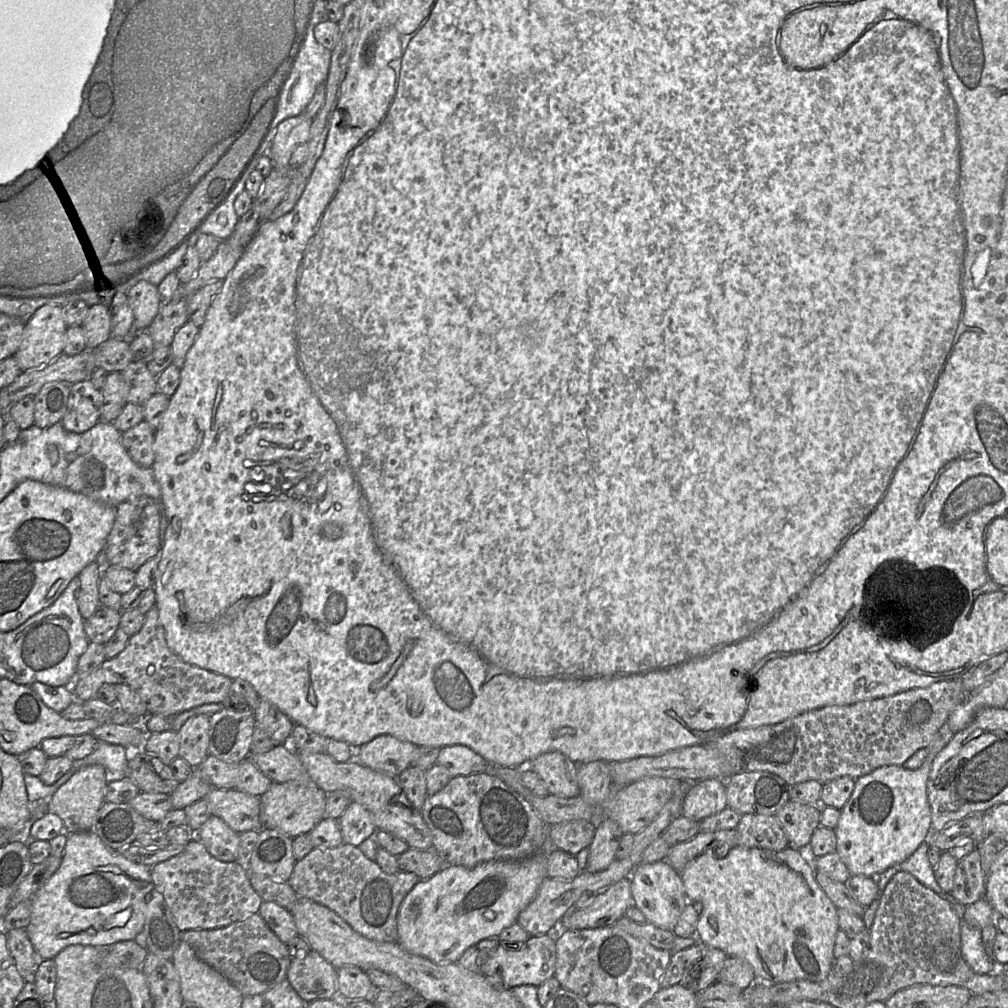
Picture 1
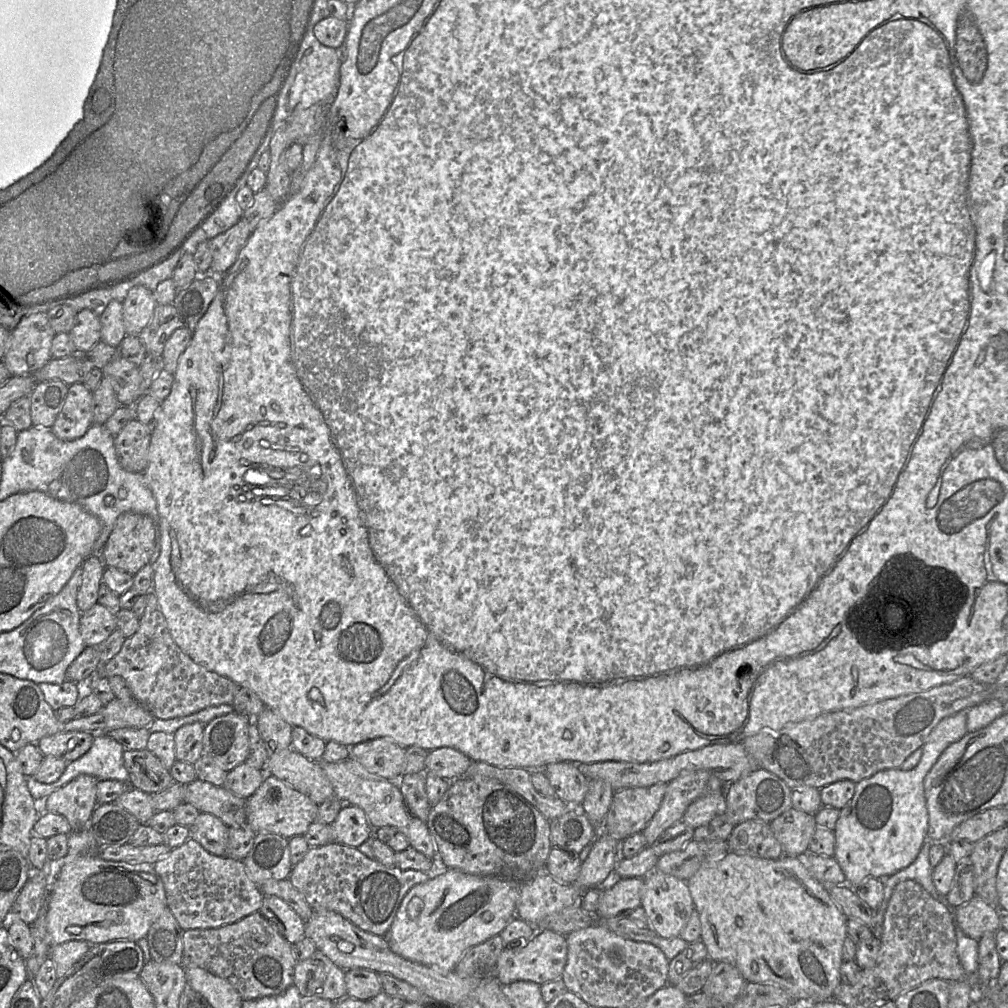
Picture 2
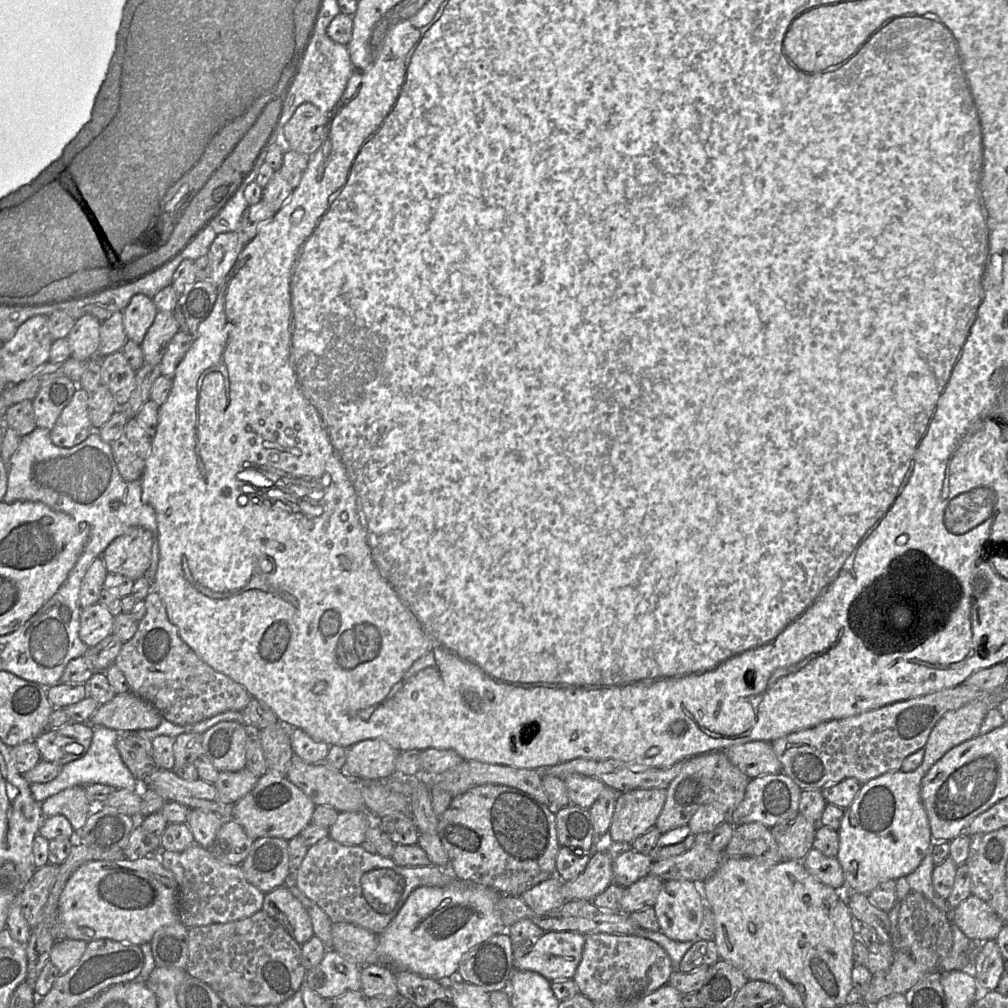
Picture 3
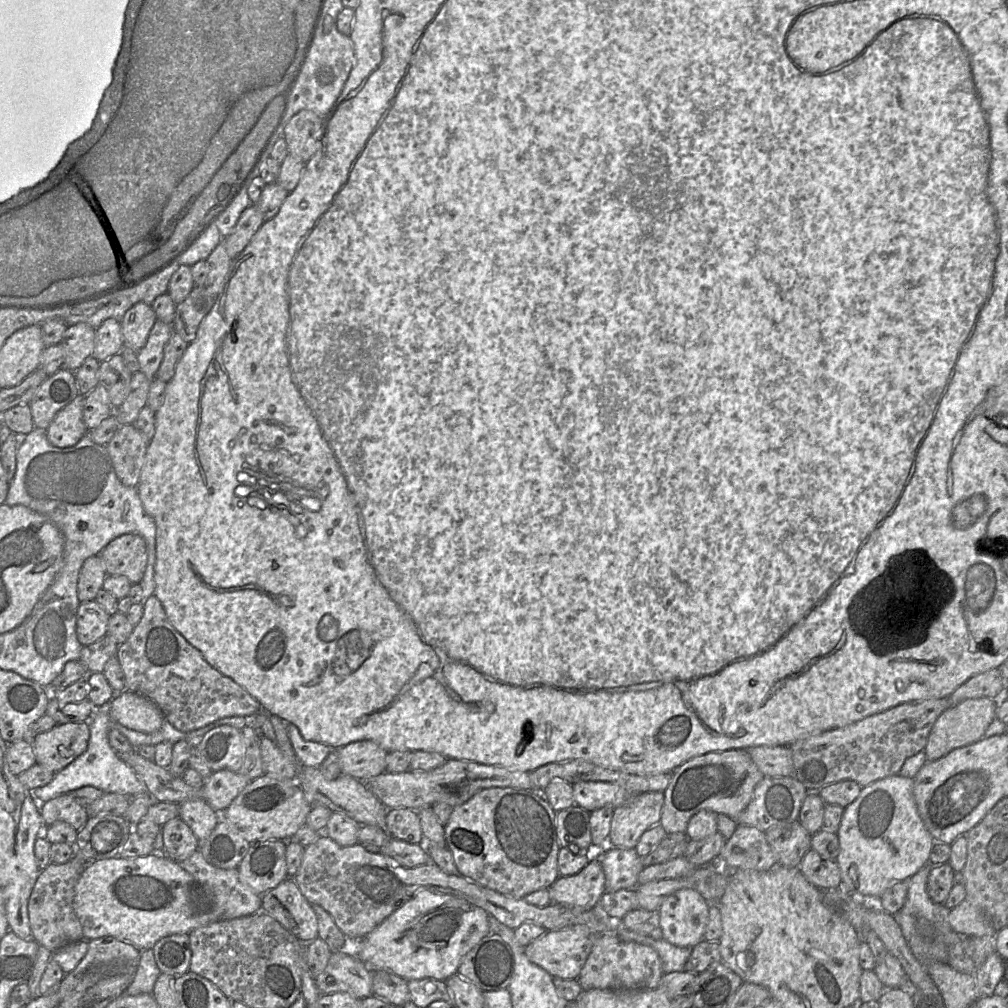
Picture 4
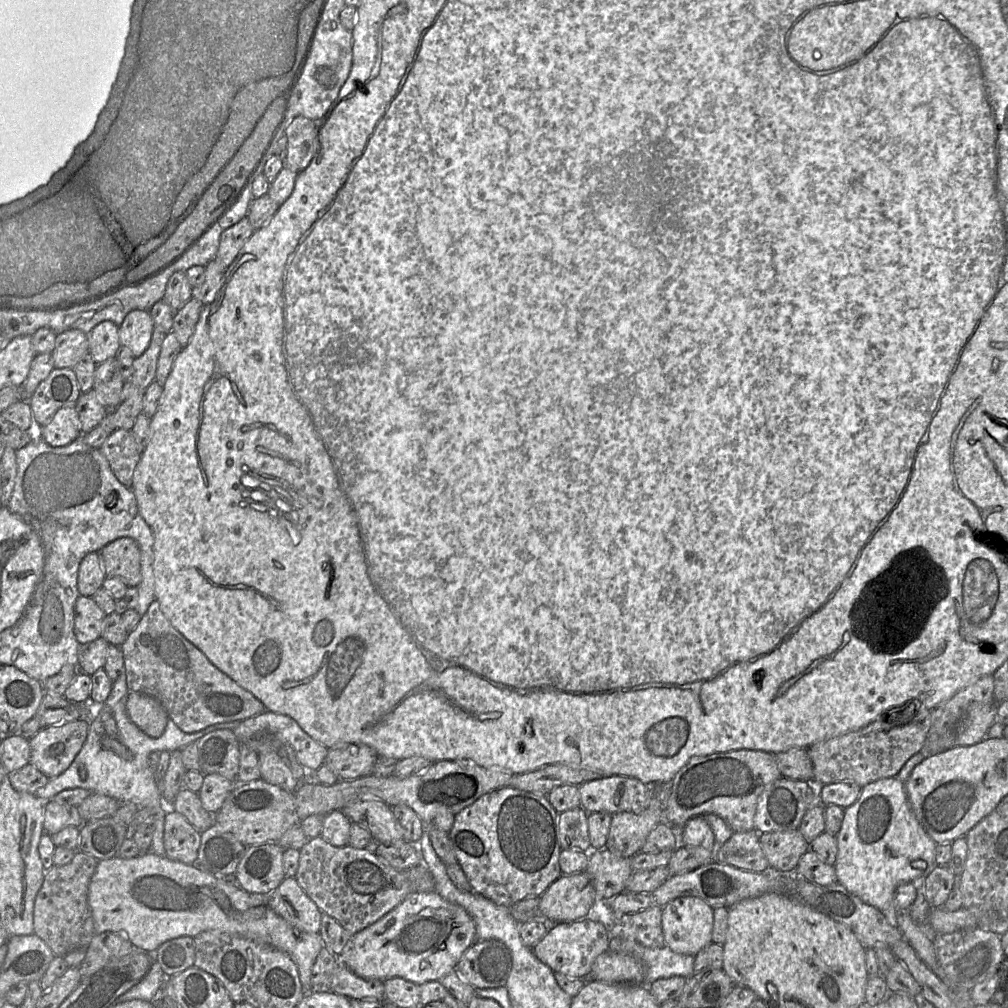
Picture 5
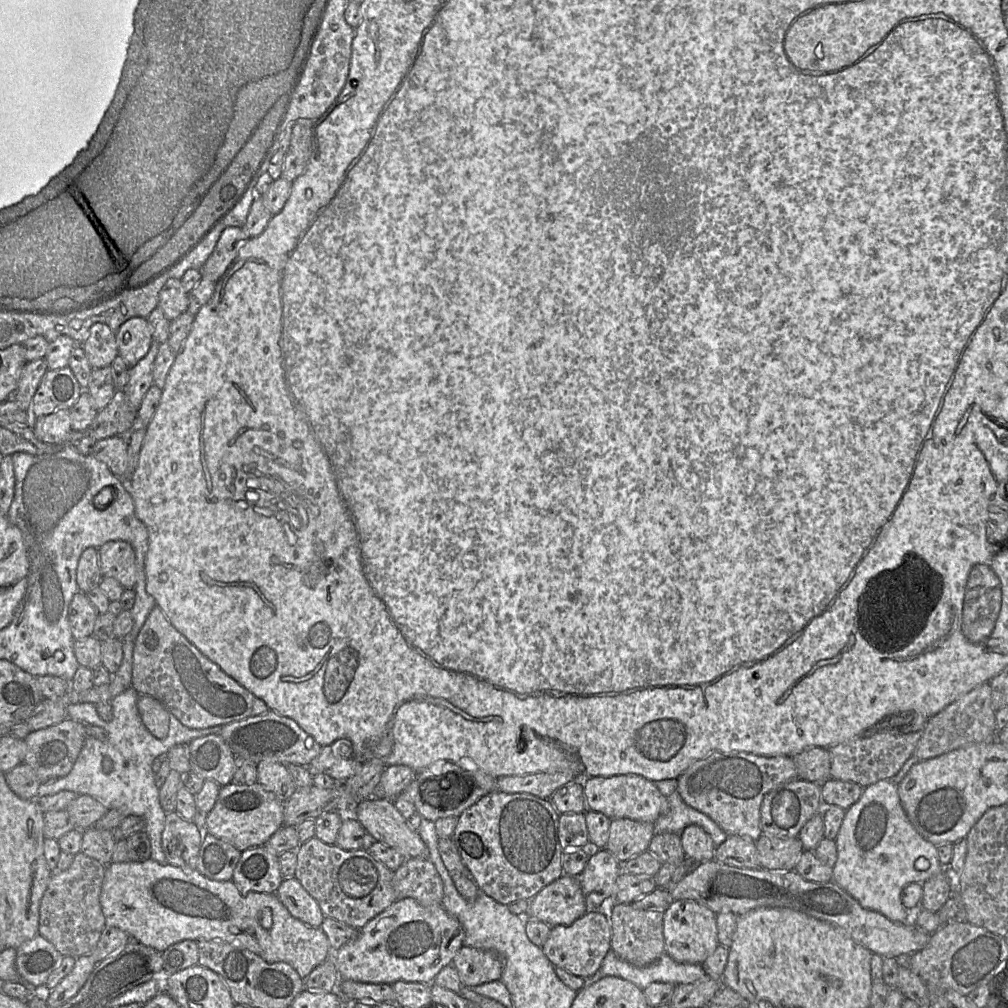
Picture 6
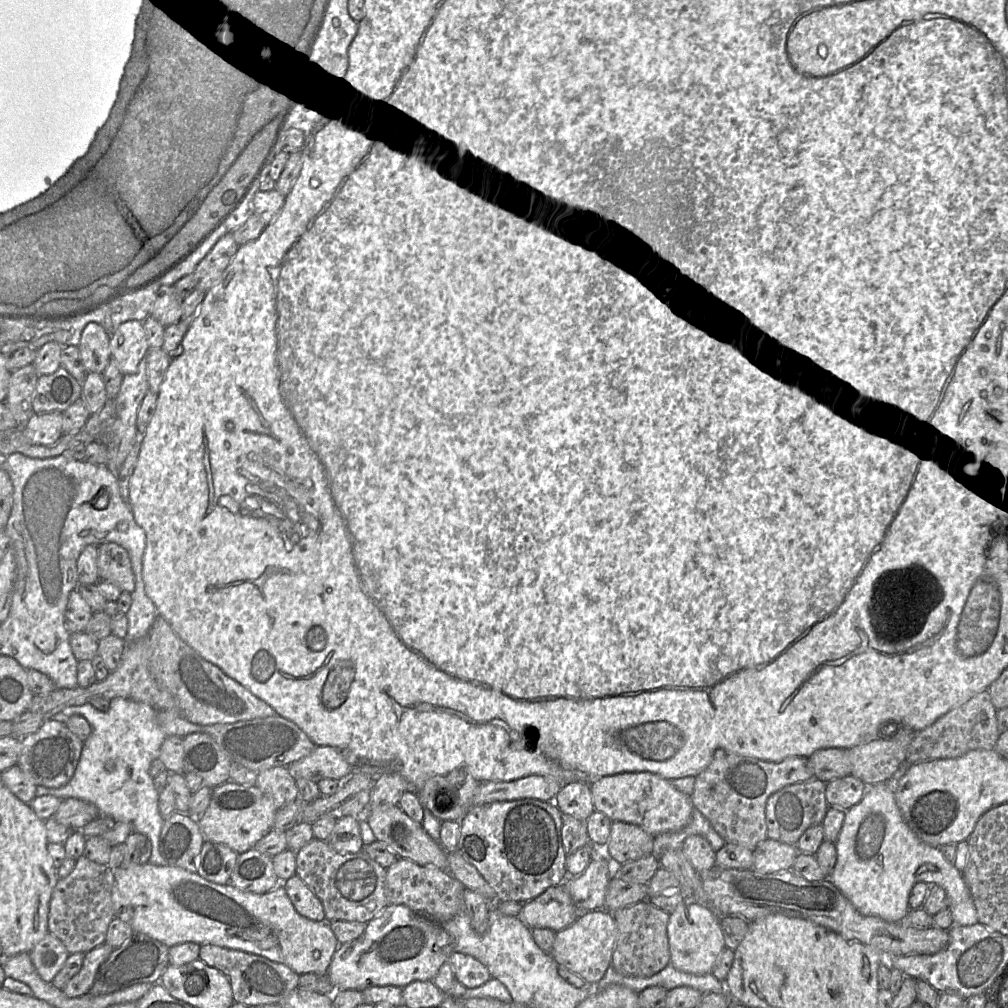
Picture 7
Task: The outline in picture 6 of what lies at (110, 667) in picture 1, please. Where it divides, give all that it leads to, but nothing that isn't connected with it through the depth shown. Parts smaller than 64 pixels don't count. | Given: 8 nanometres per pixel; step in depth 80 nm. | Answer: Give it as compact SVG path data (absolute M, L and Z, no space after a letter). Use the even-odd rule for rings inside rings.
M157 605L150 611L134 643L131 686L139 695L149 695L159 700L184 726L192 729L223 726L270 710L262 699L203 655L171 624Z

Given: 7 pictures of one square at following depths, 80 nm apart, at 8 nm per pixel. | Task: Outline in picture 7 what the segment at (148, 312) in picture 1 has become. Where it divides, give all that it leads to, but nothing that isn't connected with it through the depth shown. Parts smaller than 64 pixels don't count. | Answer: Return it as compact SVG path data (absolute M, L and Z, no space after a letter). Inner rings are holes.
M142 321L122 323L110 339L112 358L124 375L134 374L150 350Z

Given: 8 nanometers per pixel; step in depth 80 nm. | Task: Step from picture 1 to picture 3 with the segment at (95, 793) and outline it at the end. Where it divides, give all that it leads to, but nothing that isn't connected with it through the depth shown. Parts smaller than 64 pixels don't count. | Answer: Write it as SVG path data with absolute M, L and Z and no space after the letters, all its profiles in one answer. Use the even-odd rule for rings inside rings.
M73 786L48 797L41 804L44 817L63 815L74 831L82 829L95 806L88 800L85 786Z

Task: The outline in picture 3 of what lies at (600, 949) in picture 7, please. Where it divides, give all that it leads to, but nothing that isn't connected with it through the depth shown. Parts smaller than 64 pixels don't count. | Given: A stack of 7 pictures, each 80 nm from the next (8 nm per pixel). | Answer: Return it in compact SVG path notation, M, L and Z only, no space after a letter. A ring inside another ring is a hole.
M544 931L539 939L525 939L514 945L514 969L536 972L550 982L572 979L581 961L584 944L585 935L579 932Z

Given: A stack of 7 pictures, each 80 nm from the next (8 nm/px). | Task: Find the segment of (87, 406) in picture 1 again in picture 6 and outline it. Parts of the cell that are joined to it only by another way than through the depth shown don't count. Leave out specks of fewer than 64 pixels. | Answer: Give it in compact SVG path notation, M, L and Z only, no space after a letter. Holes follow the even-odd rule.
M58 409L35 418L32 429L38 440L52 446L64 445L72 432L69 409Z

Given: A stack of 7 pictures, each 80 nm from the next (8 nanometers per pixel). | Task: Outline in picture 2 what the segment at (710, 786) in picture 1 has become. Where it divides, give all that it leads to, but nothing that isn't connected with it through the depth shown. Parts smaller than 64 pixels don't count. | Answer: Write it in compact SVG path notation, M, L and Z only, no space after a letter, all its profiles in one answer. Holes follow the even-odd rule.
M725 792L712 793L697 798L686 809L683 821L693 828L709 823L726 812Z

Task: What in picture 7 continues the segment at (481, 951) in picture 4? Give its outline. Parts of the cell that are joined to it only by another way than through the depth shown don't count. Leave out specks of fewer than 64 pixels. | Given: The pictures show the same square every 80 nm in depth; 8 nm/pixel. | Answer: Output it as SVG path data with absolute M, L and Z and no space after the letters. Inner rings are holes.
M453 952L449 962L455 979L467 989L479 987L491 978L487 967L470 955Z

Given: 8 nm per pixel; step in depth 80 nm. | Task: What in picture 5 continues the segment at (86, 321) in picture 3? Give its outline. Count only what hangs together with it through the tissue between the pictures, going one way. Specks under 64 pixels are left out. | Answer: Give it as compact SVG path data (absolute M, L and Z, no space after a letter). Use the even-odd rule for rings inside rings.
M73 329L58 334L51 352L56 369L73 368L89 352L89 335Z

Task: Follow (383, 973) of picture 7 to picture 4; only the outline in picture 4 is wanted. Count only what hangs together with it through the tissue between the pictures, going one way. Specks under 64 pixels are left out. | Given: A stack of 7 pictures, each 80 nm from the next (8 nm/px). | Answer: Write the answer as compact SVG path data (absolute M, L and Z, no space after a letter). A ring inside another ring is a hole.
M420 888L372 932L356 942L355 955L372 970L389 971L407 981L423 978L445 981L457 974L462 958L490 933L489 916L484 909L463 898Z

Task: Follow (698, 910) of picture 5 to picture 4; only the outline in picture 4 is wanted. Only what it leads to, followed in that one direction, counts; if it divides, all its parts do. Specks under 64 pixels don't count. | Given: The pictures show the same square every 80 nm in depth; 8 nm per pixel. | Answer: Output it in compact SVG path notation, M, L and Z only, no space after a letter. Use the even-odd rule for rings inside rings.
M680 889L668 896L658 909L663 939L692 949L704 940L710 905L694 889Z

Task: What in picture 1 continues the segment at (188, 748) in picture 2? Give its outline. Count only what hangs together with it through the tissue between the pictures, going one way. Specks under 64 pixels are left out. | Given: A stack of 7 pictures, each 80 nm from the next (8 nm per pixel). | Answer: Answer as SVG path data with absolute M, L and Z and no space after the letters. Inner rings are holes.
M201 714L189 718L177 732L180 741L178 756L193 768L198 768L208 756L209 730L210 716Z

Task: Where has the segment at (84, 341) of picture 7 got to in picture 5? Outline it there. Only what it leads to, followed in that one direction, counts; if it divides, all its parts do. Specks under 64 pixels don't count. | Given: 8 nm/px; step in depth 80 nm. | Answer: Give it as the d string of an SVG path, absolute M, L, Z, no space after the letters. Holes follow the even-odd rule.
M111 321L99 323L89 333L89 352L97 365L116 358L120 348L119 326Z

